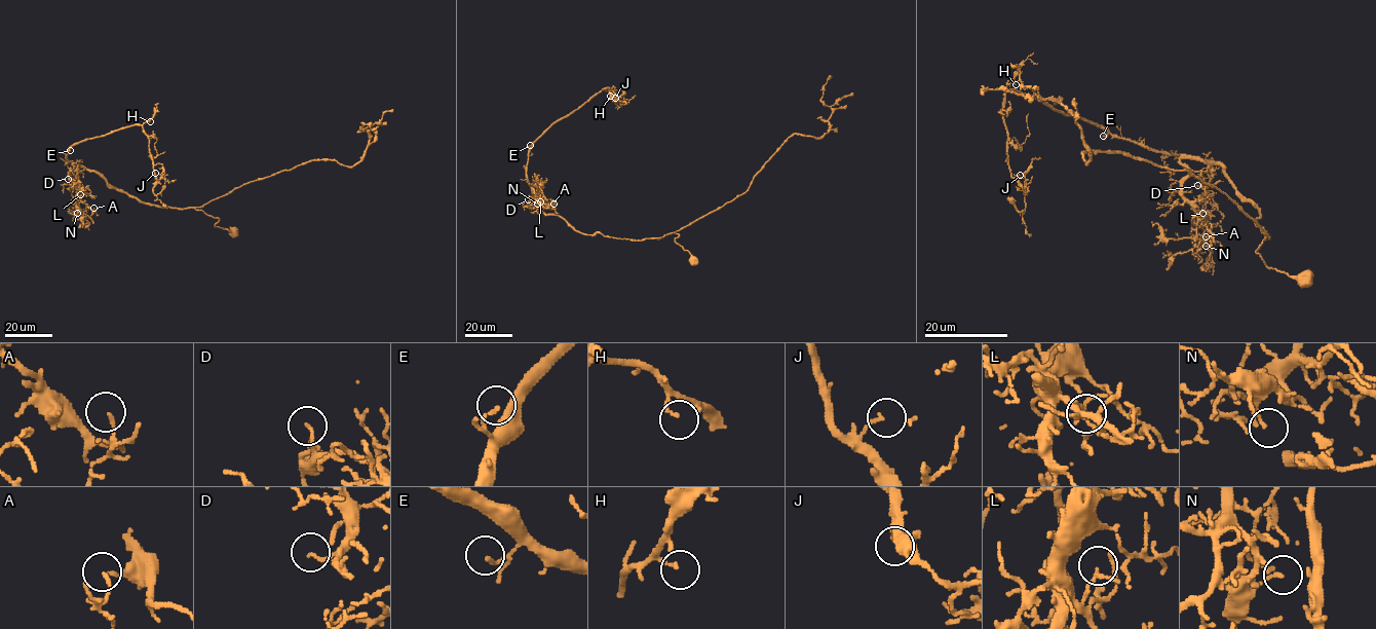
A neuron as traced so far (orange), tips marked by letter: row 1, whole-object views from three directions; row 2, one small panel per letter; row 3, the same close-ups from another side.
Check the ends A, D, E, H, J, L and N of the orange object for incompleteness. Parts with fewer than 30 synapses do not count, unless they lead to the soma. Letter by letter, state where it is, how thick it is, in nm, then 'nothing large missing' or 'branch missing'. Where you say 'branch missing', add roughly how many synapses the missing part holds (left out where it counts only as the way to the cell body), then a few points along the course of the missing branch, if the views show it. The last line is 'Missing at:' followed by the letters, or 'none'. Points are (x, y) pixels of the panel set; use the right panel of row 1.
A: at (1206, 236); 110 nm thick; nothing large missing
D: at (1197, 185); 120 nm thick; branch missing; about 35 synapses
E: at (1103, 136); 90 nm thick; nothing large missing
H: at (1016, 84); 130 nm thick; nothing large missing
J: at (1020, 175); 140 nm thick; nothing large missing
L: at (1202, 213); 100 nm thick; nothing large missing
N: at (1206, 246); 120 nm thick; nothing large missing
Missing at: D

